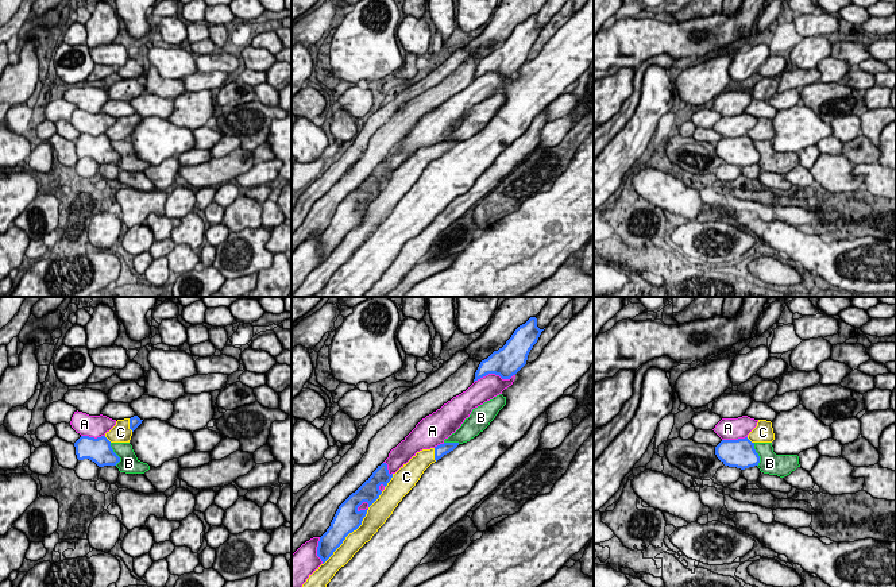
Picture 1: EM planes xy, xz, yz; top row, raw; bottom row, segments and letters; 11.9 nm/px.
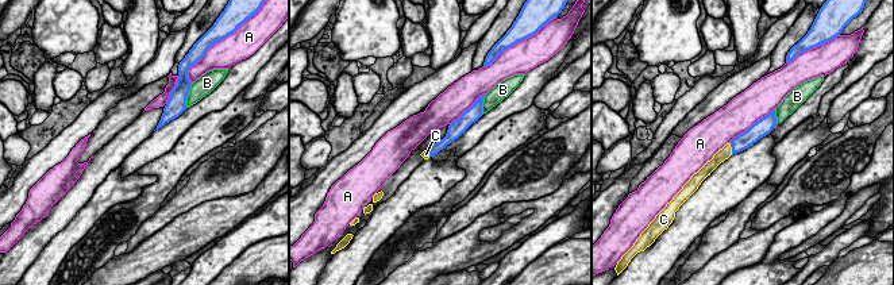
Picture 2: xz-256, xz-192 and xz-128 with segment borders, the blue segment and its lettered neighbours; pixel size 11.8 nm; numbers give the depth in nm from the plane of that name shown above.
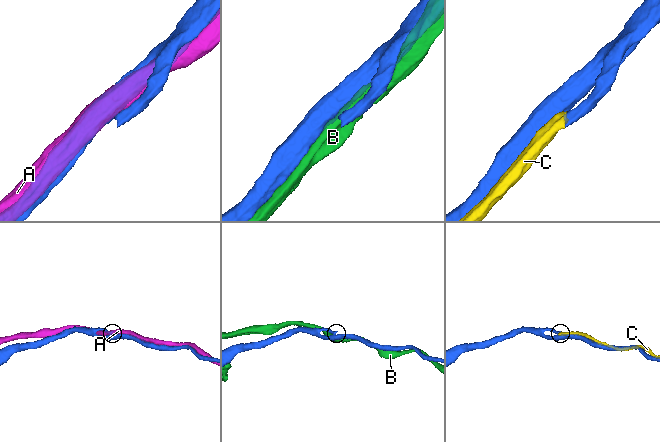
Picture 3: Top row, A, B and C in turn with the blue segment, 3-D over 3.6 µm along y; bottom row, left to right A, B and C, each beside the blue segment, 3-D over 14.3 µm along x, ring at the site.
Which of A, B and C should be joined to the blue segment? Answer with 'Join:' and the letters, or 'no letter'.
Join: C

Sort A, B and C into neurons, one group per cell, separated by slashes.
A / B / C

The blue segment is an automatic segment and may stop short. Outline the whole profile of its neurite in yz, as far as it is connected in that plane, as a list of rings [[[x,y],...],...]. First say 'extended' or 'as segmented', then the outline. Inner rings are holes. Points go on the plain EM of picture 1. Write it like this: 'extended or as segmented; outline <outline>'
extended; outline [[[758,117],[757,124],[745,135],[738,138],[722,138],[715,144],[717,155],[729,165],[741,167],[758,163],[760,154],[754,147],[756,140],[772,140],[775,131],[772,120]]]

